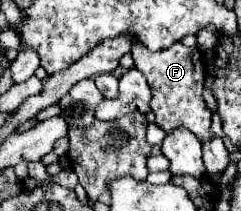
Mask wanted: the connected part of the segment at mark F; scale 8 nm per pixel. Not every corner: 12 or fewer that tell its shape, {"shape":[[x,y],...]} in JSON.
{"shape":[[133,41],[155,123],[213,139],[197,47]]}

